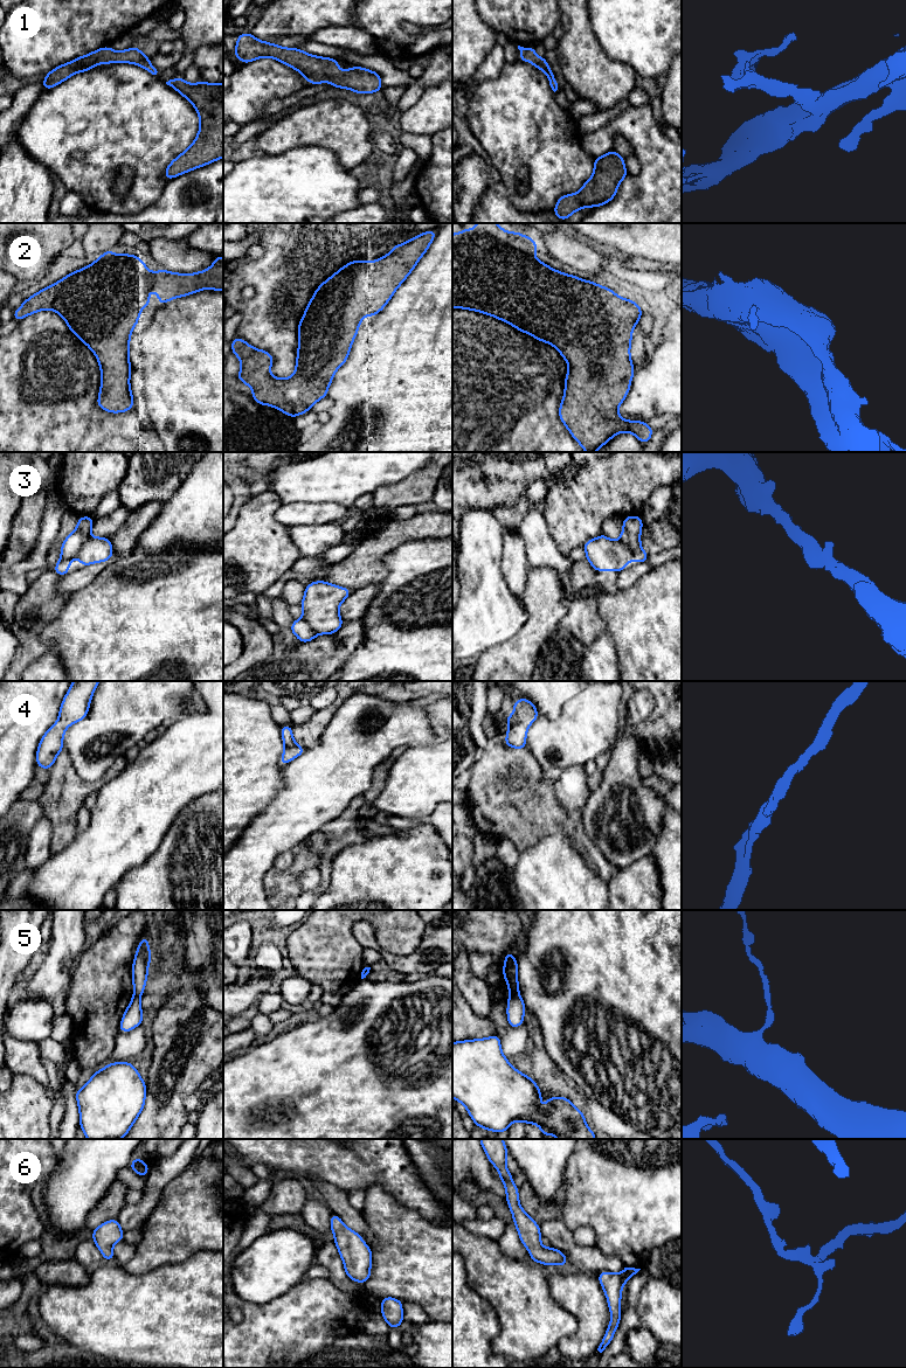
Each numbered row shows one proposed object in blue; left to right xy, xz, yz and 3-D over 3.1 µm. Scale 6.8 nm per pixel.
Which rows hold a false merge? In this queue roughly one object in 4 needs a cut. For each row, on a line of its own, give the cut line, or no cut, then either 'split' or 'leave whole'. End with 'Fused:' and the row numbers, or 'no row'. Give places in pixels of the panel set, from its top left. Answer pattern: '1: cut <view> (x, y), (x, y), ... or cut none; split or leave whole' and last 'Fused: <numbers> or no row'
1: cut none; leave whole
2: cut none; leave whole
3: cut none; leave whole
4: cut none; leave whole
5: cut yz (518, 993), (511, 995); split
6: cut none; leave whole
Fused: 5

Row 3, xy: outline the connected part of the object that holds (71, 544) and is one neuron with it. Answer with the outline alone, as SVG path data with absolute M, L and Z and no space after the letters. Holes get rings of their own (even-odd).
M79 516L76 529L64 539L58 563L53 571L61 576L69 574L70 562L77 556L82 568L98 562L108 562L115 554L110 537L90 535L94 519Z

